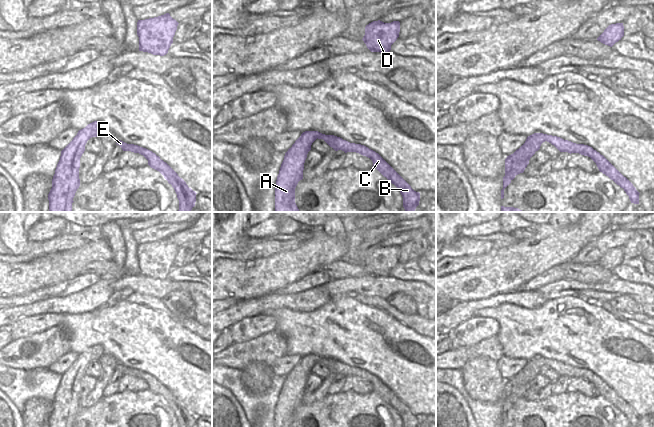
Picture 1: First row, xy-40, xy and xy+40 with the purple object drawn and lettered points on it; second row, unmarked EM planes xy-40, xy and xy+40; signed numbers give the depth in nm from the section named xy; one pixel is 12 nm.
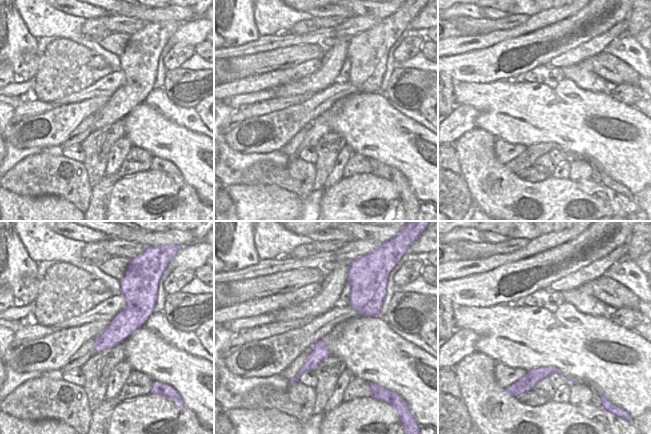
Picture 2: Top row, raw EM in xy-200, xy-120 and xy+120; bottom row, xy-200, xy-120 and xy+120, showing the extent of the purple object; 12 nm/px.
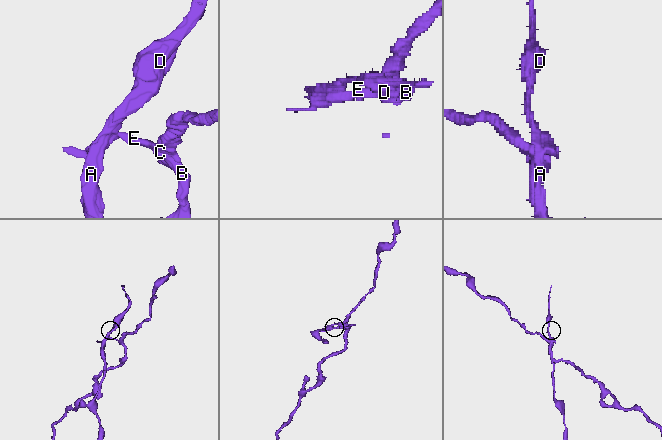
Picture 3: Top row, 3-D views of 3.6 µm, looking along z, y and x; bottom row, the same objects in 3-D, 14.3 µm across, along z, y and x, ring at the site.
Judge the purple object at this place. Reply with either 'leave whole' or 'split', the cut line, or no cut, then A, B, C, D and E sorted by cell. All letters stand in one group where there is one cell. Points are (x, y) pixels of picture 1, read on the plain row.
split; cut xy+40 (508, 382), (510, 383), (522, 370), (528, 385); groups A D / B C E

